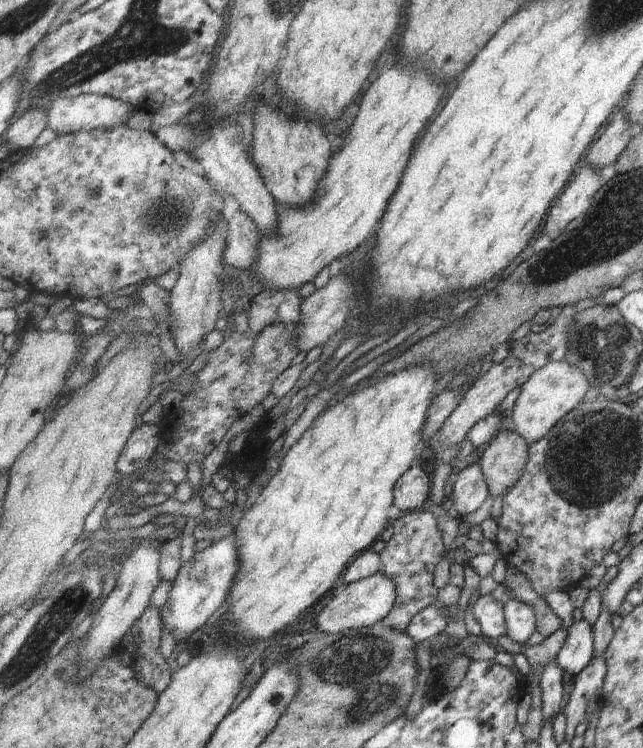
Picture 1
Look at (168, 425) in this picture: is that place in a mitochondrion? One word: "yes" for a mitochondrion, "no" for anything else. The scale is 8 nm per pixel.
no

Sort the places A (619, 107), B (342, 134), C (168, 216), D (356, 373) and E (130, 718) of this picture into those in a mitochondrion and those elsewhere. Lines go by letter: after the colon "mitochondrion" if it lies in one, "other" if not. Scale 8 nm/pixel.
A: other
B: other
C: mitochondrion
D: mitochondrion
E: other

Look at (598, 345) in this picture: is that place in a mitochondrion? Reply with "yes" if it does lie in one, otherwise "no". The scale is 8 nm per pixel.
yes

